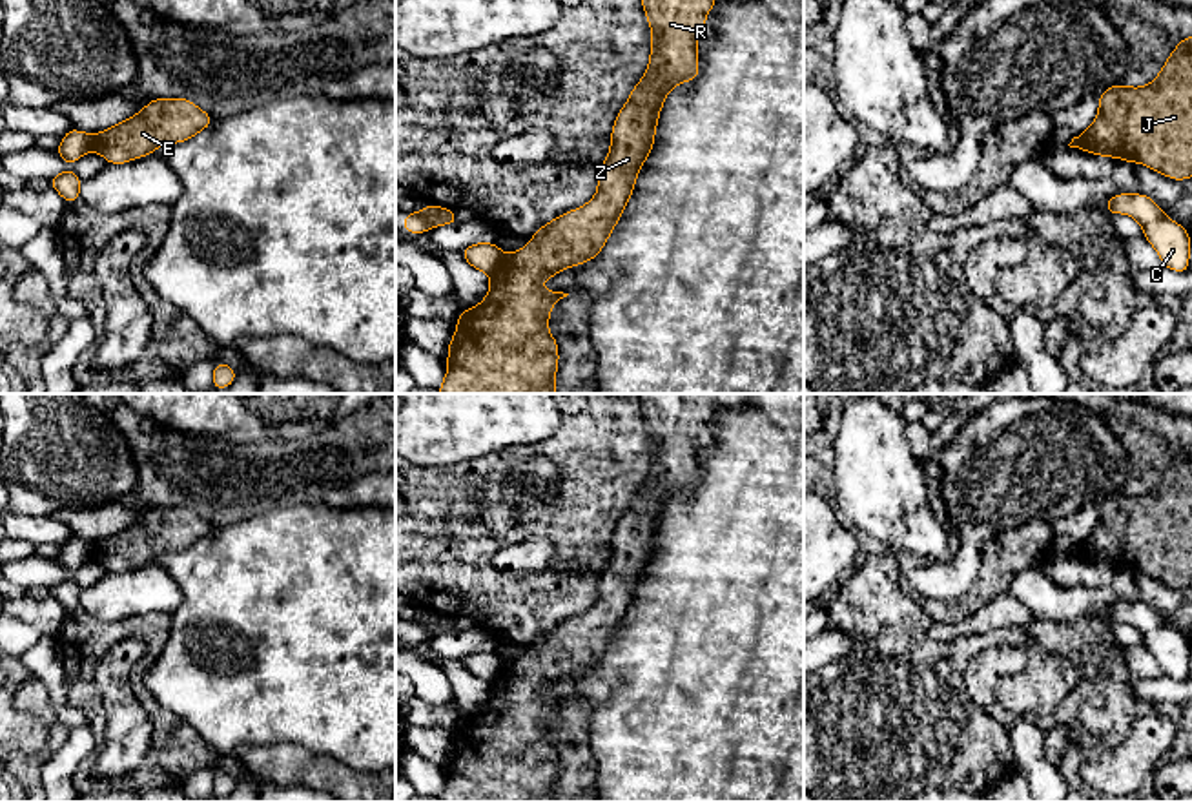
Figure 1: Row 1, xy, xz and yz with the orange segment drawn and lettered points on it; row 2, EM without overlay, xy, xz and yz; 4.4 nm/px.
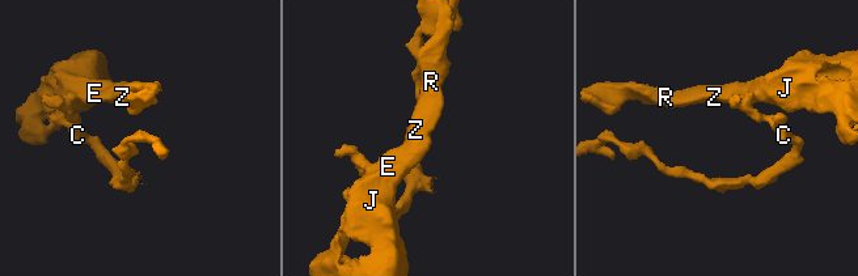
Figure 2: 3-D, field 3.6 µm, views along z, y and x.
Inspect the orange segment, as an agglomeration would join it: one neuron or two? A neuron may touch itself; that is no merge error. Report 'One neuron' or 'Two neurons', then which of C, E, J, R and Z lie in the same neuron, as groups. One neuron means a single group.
Two neurons. Groups: C / E J R Z

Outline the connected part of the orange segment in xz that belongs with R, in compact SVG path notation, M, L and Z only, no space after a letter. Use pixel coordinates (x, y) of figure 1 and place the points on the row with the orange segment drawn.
M642 0L653 31L649 69L616 117L594 199L547 222L527 248L503 257L485 301L456 319L441 394L556 394L560 355L547 323L552 304L569 293L538 284L601 252L653 149L665 97L674 84L700 75L696 42L713 4Z

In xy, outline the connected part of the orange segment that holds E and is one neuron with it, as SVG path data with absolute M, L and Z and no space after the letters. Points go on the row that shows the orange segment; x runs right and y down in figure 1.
M153 98L135 117L91 135L91 148L109 164L124 164L151 155L164 144L188 140L213 120L191 100Z

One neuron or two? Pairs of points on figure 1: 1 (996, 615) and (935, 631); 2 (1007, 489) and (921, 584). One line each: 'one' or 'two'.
1: one
2: one

